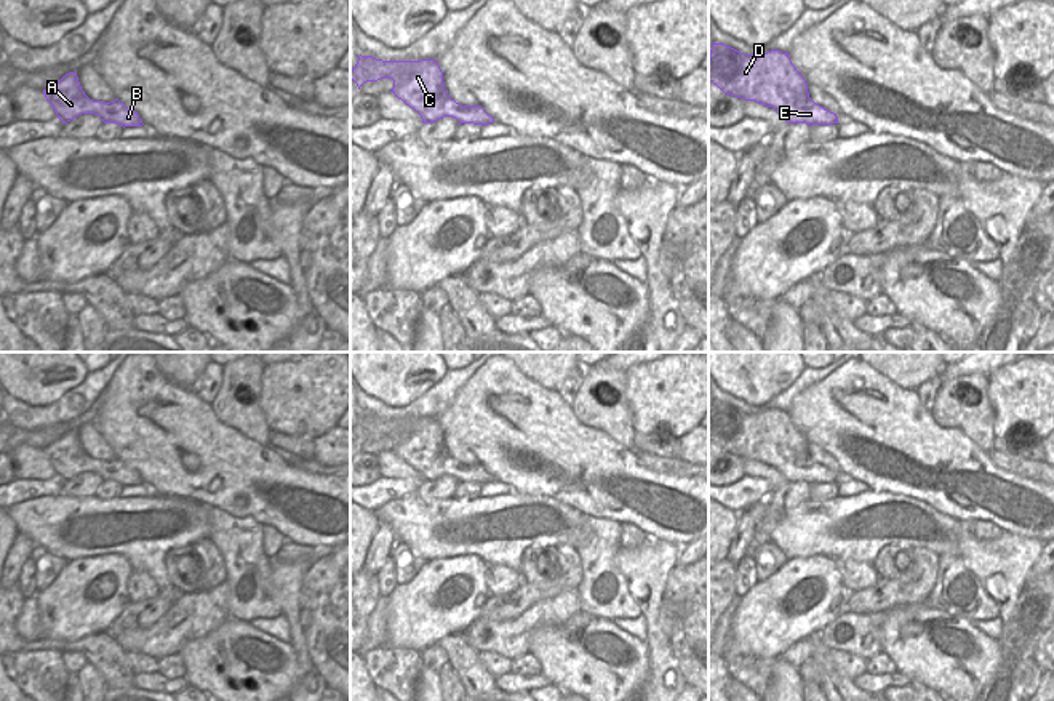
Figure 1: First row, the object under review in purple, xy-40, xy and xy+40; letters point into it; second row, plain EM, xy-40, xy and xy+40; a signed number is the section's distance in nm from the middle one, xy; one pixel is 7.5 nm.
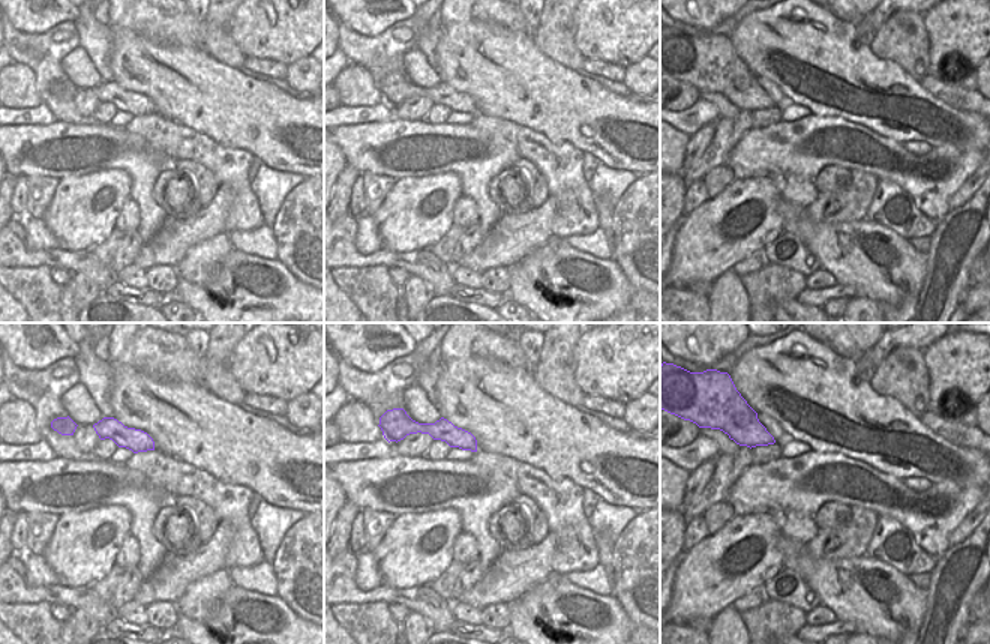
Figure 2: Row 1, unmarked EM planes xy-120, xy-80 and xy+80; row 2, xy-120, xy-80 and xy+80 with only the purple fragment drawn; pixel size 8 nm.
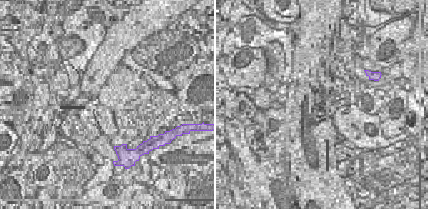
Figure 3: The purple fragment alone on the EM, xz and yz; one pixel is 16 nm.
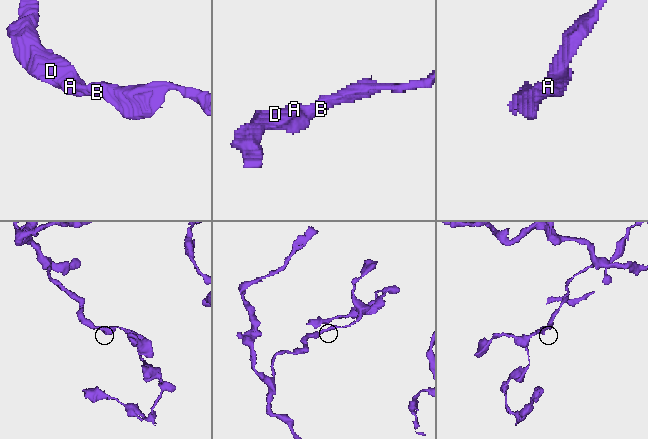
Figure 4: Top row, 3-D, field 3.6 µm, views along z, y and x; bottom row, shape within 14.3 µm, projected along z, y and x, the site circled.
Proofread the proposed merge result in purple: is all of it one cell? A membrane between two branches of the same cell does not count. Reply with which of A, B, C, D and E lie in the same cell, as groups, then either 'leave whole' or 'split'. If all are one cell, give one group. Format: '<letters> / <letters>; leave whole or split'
A B C D E; leave whole

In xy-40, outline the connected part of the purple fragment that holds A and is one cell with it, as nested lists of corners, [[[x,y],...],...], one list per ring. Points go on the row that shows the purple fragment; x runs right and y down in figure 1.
[[[77,72],[66,74],[61,80],[43,90],[43,94],[62,123],[82,114],[94,114],[104,123],[117,123],[123,128],[144,125],[138,112],[128,109],[118,99],[110,102],[90,99],[80,86]]]

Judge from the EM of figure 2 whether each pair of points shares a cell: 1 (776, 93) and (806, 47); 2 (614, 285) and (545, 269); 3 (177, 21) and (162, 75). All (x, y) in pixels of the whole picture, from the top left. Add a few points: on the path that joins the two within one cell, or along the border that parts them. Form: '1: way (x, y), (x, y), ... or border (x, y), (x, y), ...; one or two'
1: border (758, 75), (770, 78), (792, 102); two
2: way (603, 267), (594, 260), (575, 255), (564, 257); one
3: border (137, 33), (150, 41), (188, 44), (200, 48); two

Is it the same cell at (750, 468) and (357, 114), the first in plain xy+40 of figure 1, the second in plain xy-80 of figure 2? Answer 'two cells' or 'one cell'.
two cells

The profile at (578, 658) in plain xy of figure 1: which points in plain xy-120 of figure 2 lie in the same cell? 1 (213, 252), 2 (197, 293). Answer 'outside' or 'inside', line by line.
1: outside
2: inside

